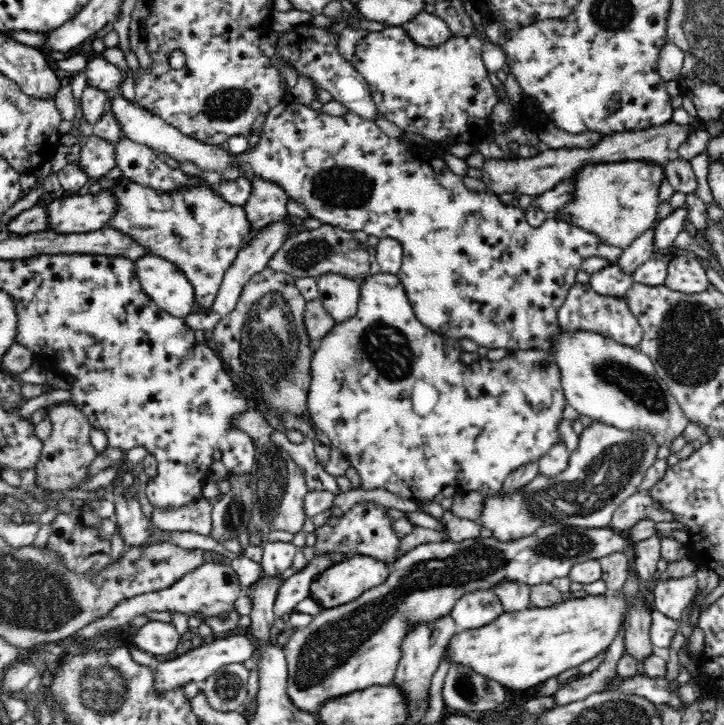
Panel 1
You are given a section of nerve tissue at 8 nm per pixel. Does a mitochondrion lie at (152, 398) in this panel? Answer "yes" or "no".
no

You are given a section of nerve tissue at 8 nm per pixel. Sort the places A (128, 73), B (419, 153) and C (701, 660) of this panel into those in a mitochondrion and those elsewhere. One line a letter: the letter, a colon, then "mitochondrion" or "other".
A: other
B: other
C: other

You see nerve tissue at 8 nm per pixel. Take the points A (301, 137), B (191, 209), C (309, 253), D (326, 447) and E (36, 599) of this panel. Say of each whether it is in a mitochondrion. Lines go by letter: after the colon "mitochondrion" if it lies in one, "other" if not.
A: other
B: other
C: mitochondrion
D: other
E: mitochondrion

